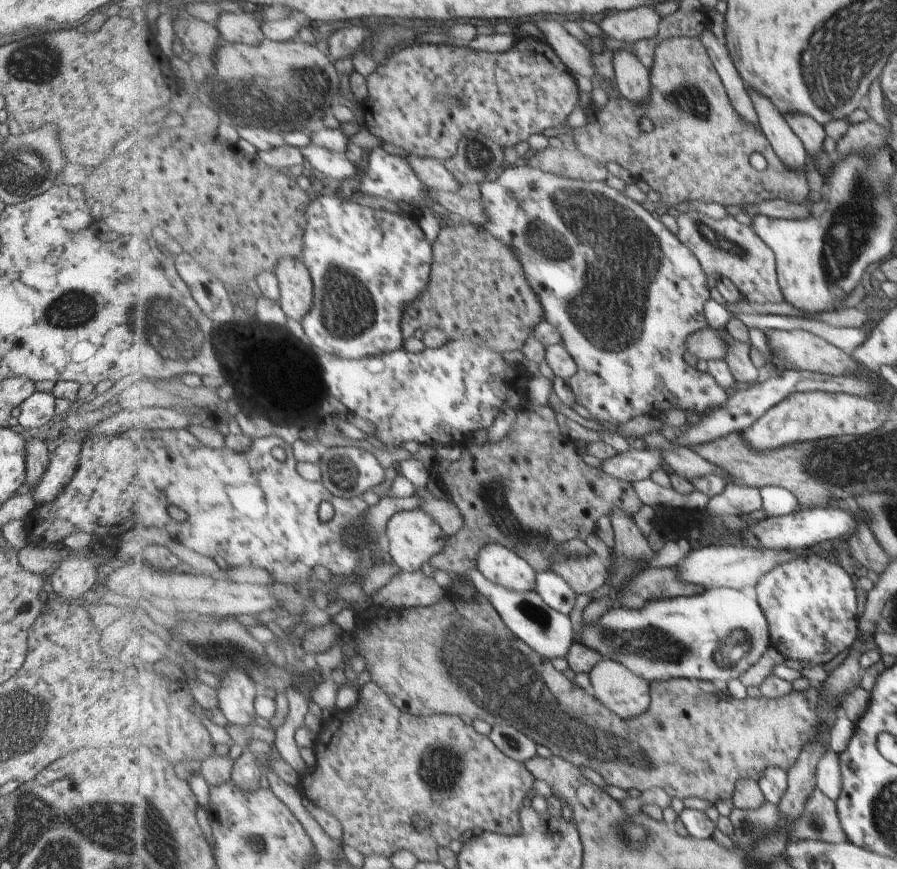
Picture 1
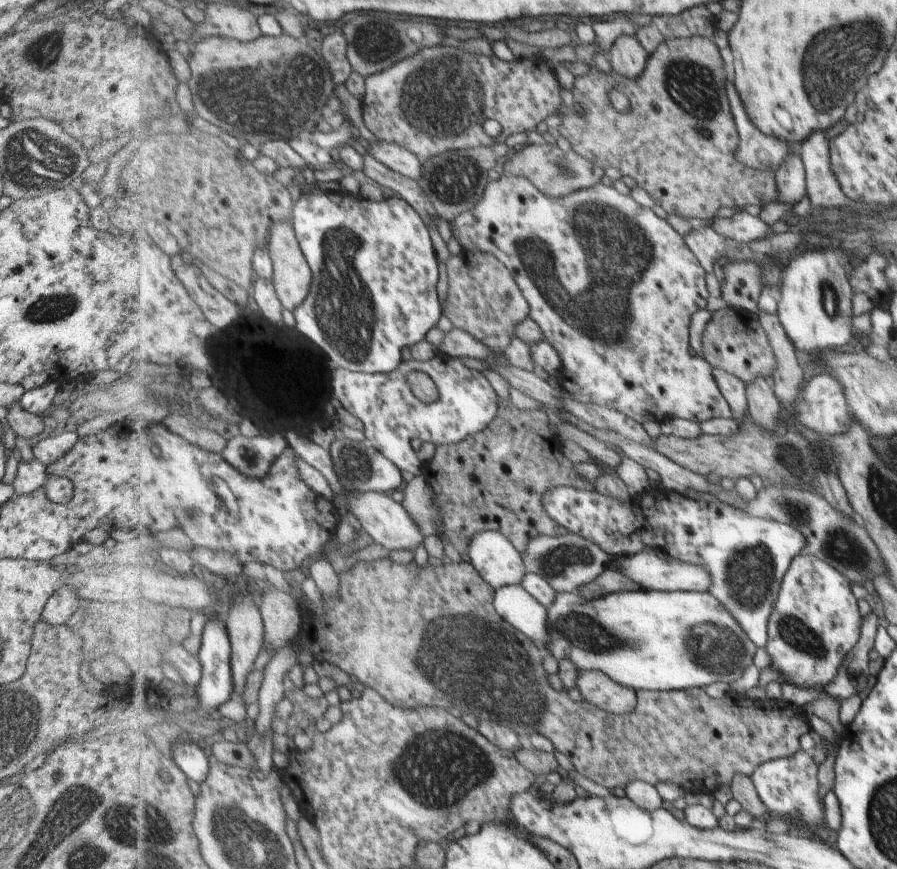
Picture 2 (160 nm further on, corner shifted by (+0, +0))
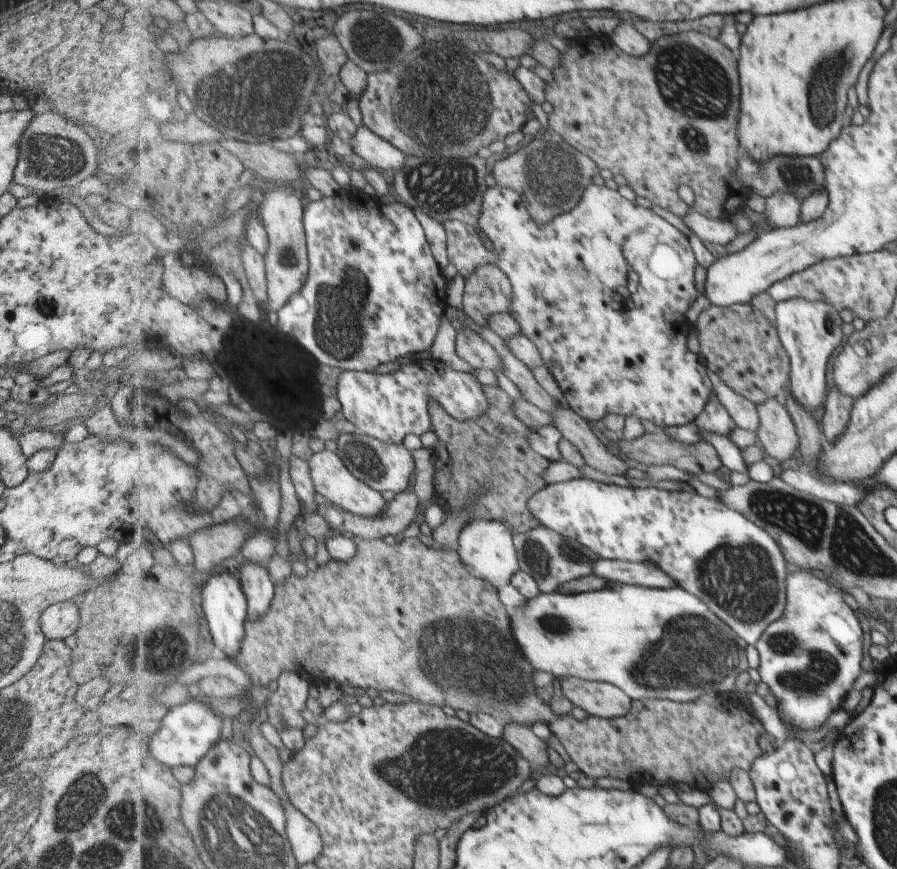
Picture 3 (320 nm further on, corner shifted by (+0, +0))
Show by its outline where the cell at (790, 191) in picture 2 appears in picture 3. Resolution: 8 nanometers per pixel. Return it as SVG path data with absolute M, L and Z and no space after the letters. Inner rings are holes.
M781 192L767 199L763 216L774 229L789 229L801 223L800 209L801 202L795 194Z

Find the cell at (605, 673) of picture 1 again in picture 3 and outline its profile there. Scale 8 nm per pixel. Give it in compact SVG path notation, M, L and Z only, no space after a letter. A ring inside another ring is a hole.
M563 677L561 680L563 693L574 704L584 709L588 716L609 718L627 717L633 709L634 700L623 688L608 681L587 681L578 677Z

